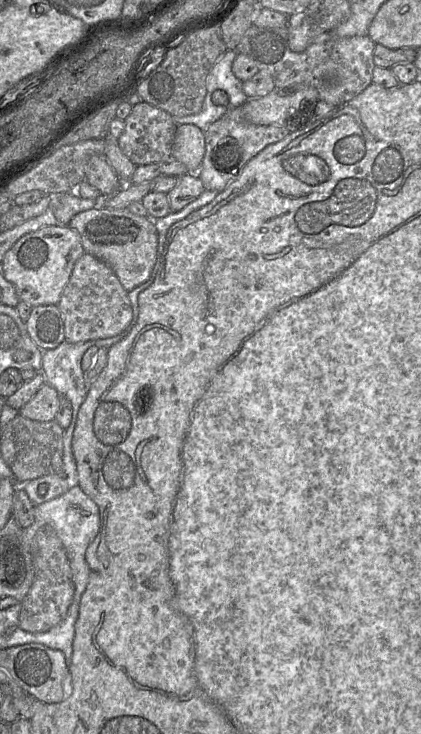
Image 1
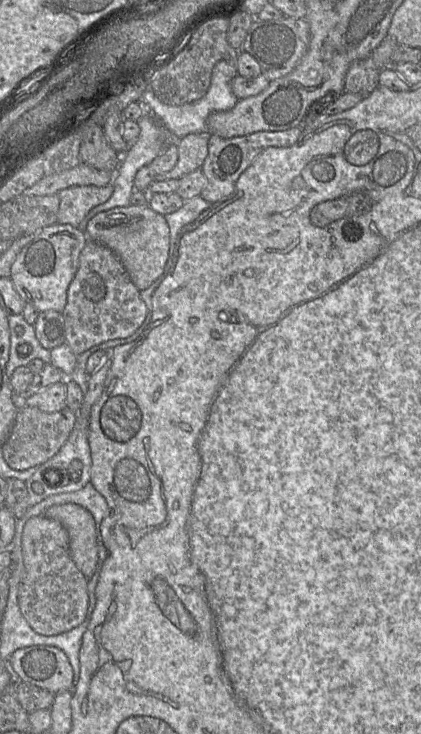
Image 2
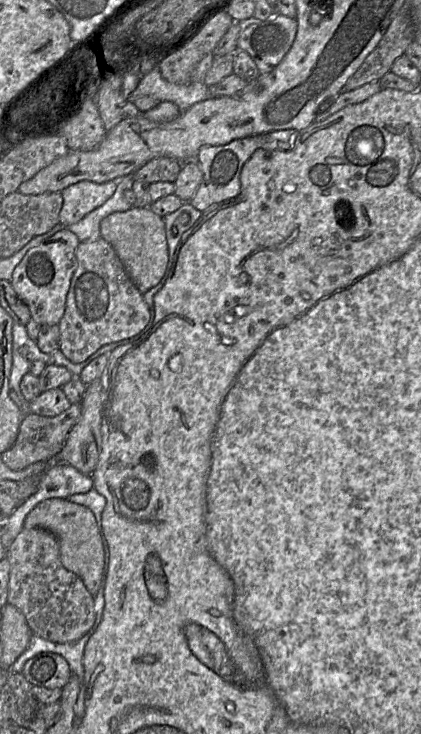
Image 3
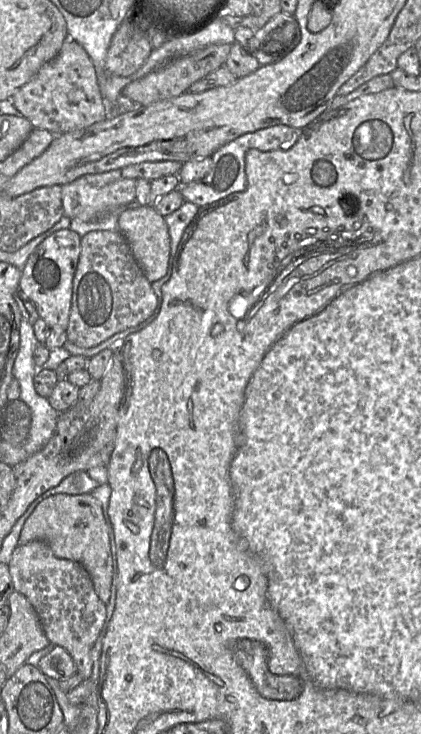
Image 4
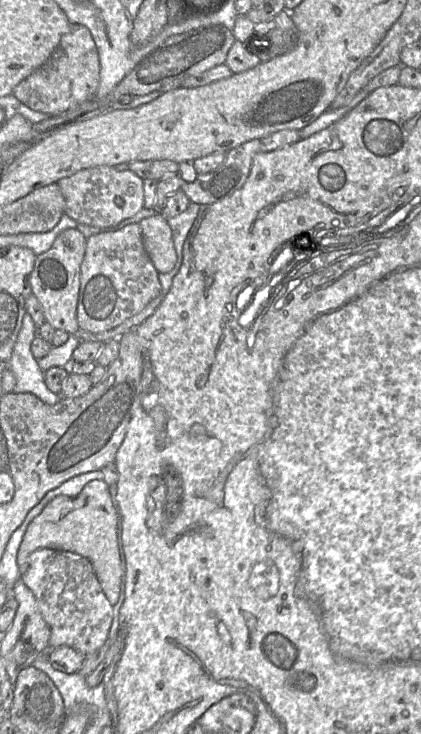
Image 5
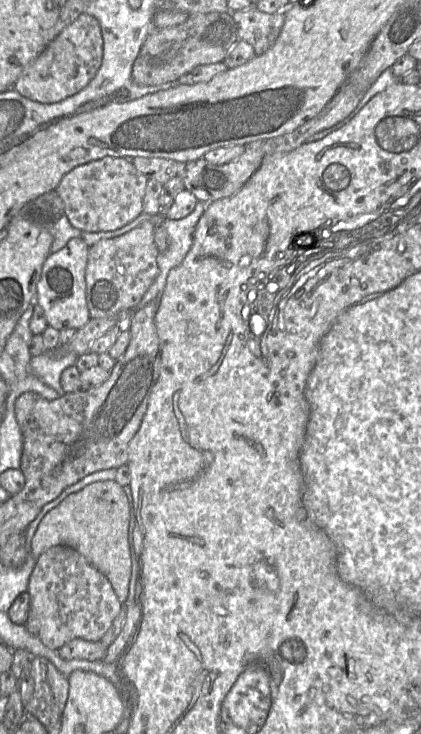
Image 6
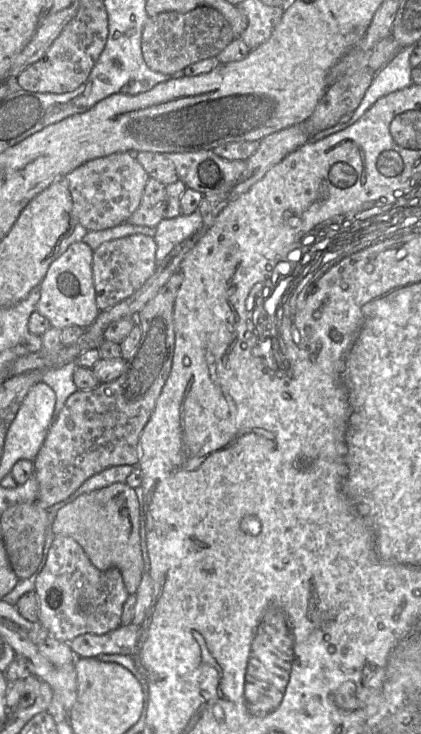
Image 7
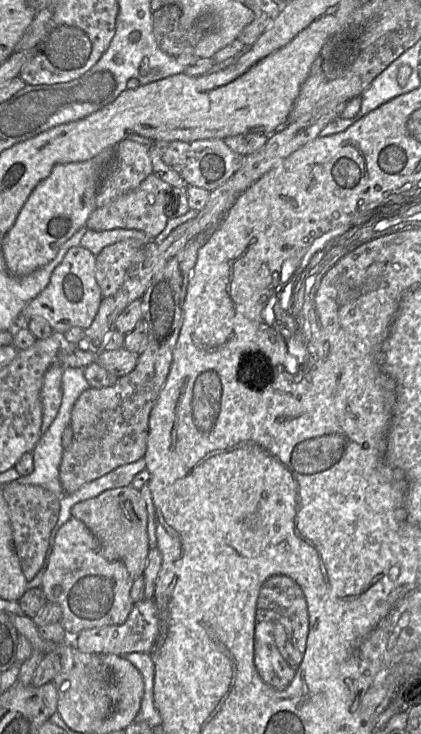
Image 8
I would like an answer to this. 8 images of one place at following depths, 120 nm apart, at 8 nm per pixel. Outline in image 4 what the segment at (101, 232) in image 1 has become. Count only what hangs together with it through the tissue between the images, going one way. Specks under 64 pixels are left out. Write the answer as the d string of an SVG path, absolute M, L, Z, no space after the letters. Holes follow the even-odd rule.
M143 205L120 212L118 230L125 237L135 260L151 284L166 275L169 266L171 268L169 229L165 217L160 215L153 205Z

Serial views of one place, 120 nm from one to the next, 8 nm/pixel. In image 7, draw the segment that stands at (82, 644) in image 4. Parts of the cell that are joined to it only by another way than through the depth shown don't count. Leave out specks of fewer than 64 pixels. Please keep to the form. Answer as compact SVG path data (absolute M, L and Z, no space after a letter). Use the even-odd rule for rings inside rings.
M55 536L45 565L36 578L34 591L39 600L38 622L50 636L67 643L83 634L102 635L119 627L123 604L129 596L118 569L98 570L93 566L83 548L68 536Z

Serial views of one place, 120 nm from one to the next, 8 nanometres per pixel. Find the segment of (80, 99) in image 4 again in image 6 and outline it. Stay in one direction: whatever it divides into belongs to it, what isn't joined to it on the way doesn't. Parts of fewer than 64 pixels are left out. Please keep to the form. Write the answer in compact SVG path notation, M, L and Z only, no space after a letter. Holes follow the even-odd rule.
M80 14L19 75L13 88L20 95L45 104L62 101L81 91L96 75L103 57L103 36L98 20Z

